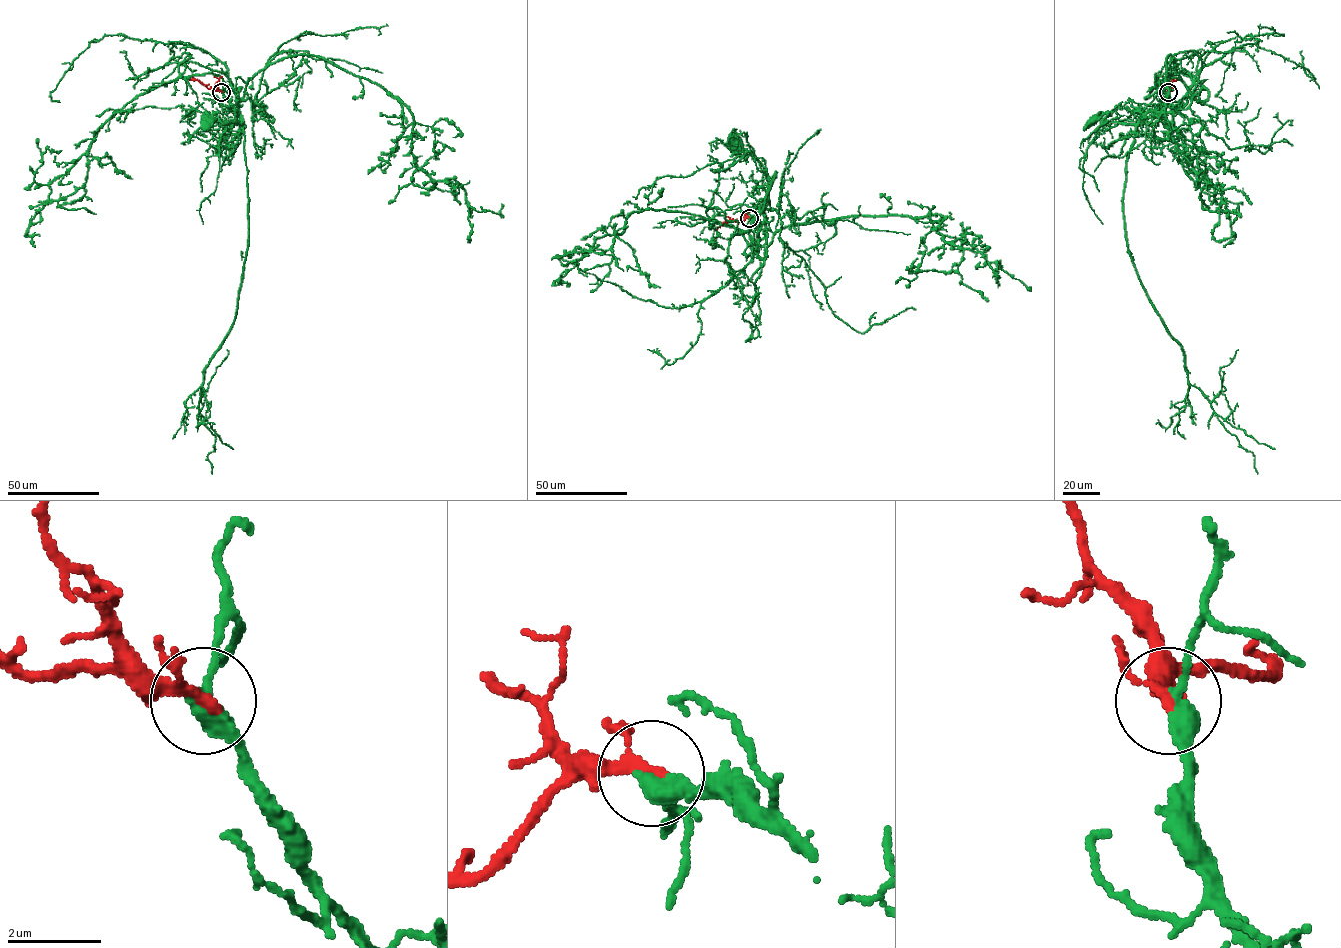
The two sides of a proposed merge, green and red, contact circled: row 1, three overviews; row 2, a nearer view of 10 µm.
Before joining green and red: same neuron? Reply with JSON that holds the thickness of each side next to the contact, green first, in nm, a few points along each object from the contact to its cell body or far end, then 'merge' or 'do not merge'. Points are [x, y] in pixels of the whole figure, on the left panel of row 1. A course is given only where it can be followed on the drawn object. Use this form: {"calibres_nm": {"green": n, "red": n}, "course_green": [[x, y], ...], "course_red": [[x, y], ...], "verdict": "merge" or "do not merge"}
{"calibres_nm": {"green": 360, "red": 220}, "course_green": [[221, 92], [240, 114], [242, 123], [219, 121], [212, 117], [208, 120]], "course_red": [[221, 92], [208, 88], [196, 80], [189, 80]], "verdict": "merge"}

